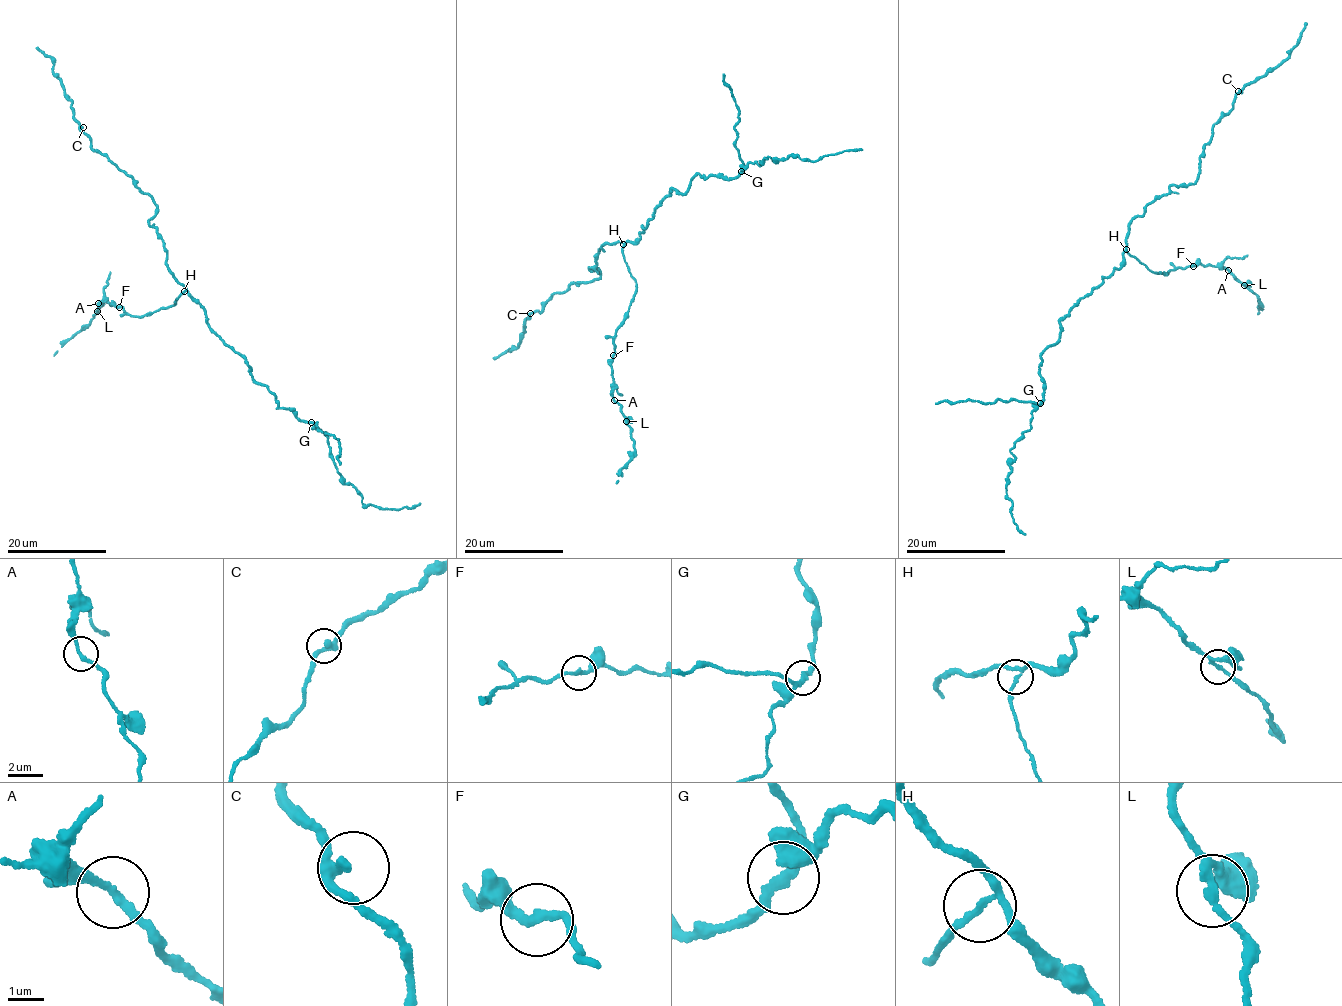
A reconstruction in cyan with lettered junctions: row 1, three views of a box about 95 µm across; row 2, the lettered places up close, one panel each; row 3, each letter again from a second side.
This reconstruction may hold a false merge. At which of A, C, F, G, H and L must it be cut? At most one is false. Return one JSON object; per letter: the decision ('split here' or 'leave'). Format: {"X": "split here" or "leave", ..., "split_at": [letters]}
{"A": "leave", "C": "leave", "F": "leave", "G": "leave", "H": "leave", "L": "leave", "split_at": []}

